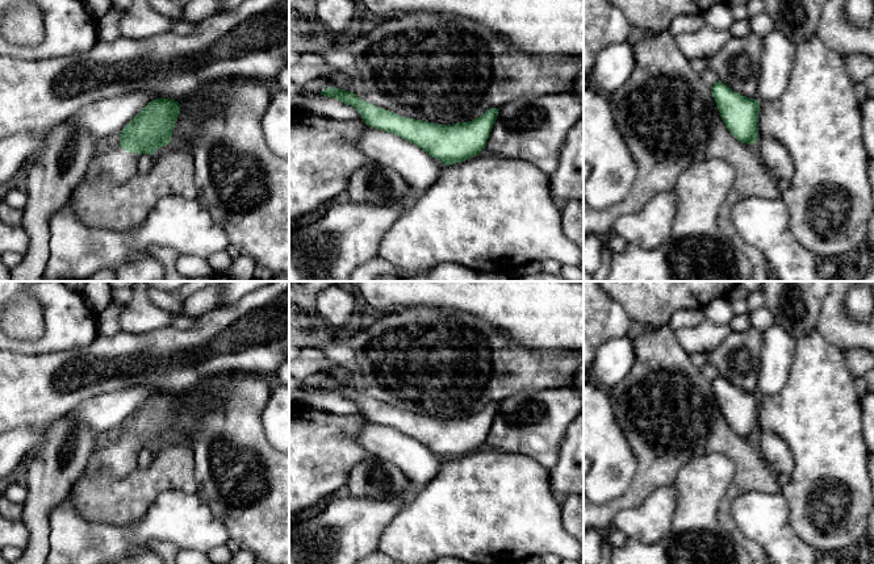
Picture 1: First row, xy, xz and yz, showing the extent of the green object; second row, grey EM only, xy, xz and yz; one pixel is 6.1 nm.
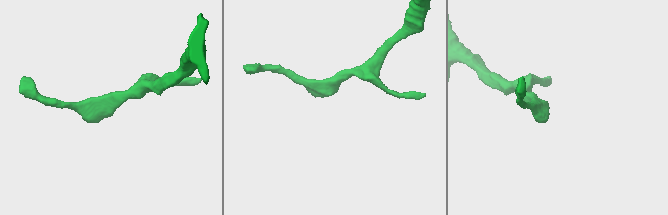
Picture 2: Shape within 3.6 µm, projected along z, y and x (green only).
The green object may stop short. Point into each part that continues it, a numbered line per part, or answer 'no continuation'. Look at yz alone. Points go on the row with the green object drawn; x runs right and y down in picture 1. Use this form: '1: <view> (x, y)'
1: yz (818, 118)

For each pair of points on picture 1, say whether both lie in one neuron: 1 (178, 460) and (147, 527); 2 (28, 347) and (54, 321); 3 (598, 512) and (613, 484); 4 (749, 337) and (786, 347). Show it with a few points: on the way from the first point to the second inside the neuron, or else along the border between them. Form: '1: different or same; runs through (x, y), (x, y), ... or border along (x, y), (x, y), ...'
1: different; border along (195, 492), (185, 493), (167, 489), (142, 514)
2: same; runs through (37, 347), (54, 330)
3: different; border along (628, 487), (622, 494), (597, 505)
4: different; border along (764, 333), (760, 368), (757, 371)

